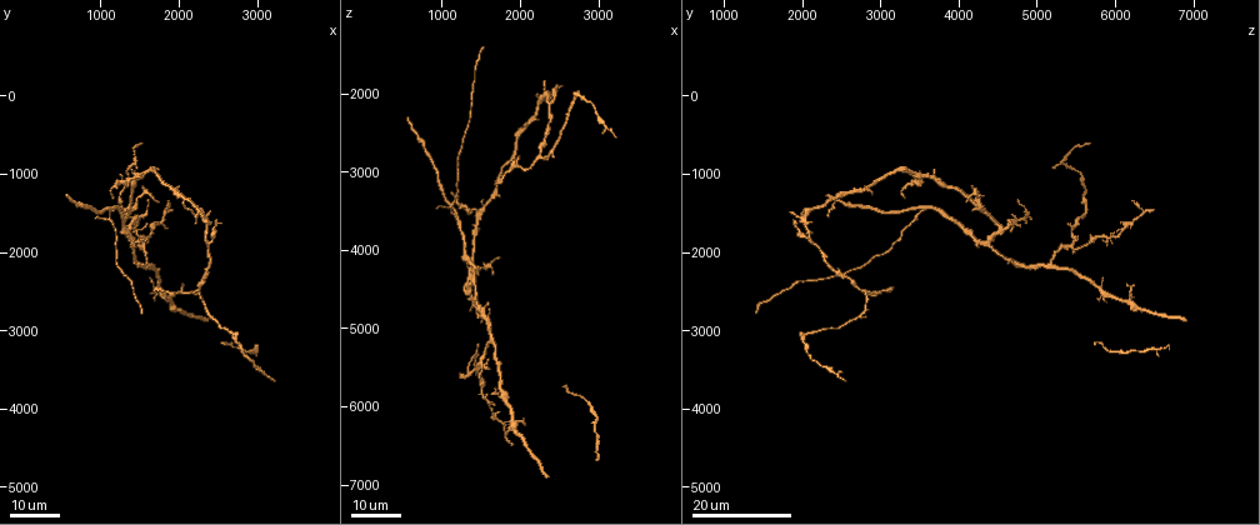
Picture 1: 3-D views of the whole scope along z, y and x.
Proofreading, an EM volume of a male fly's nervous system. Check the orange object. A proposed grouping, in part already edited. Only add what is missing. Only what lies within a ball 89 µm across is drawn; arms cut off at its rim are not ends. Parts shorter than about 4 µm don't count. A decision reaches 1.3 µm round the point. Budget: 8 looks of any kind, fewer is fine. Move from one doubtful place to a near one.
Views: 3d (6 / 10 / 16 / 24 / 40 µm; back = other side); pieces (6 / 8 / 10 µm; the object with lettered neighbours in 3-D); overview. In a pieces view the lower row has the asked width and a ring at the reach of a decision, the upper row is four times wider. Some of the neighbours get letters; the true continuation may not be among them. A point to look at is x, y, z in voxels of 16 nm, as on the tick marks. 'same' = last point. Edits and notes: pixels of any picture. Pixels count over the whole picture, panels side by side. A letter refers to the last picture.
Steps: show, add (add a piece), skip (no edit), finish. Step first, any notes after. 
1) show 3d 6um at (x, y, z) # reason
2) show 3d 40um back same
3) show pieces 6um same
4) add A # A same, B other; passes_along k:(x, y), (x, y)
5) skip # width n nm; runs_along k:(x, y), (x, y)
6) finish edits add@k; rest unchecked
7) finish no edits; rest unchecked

show 3d 24um at (2600, 3200, 5750) # end of a long branch

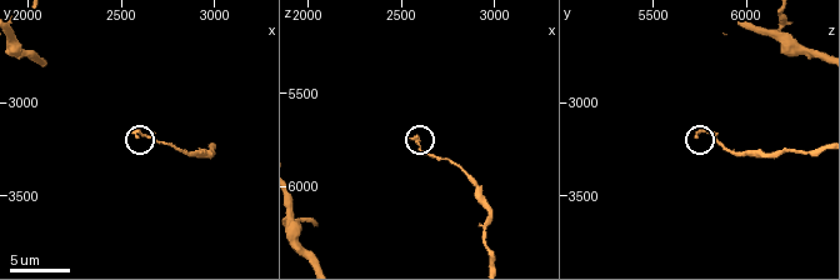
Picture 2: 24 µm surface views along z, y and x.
show pieces 6um at (2600, 3160, 5720) # see the neighbours

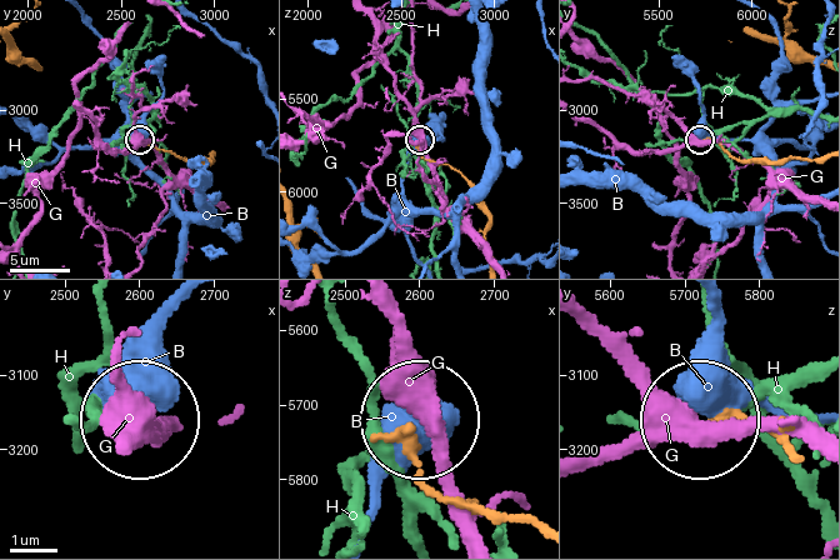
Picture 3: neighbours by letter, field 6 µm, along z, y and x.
skip # B other, G other, H other; runs_along 3:(531, 525), (484, 518), (436, 485), (408, 429); none of them fits

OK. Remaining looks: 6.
show 3d 16um at (3200, 3600, 2600) # end of a long branch

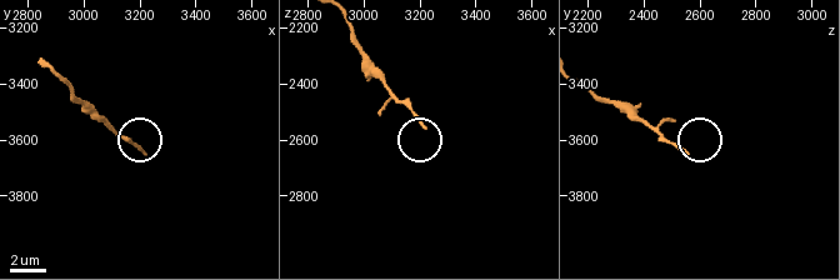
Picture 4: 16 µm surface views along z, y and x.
show pieces 8um at (3220, 3650, 2550)

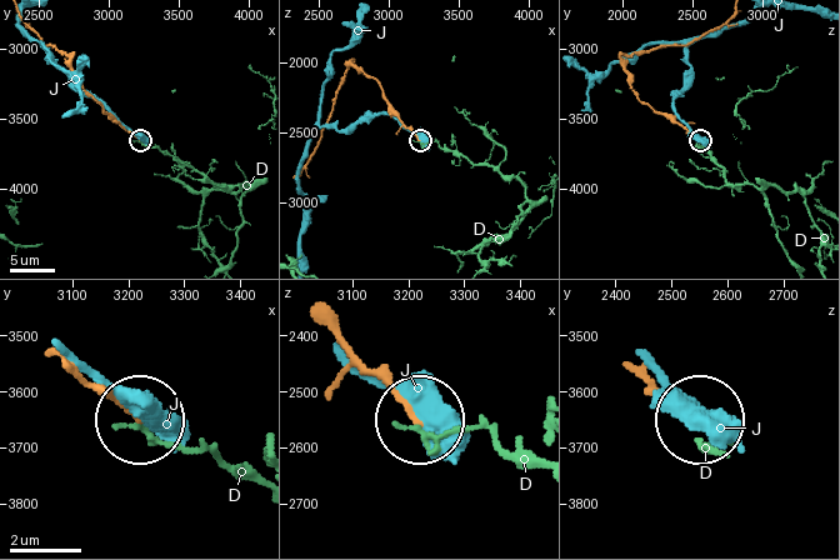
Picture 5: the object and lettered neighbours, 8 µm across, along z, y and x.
skip # D other, J other; runs_along 5:(344, 344), (413, 413); none of them fits

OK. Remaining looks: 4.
show 3d 24um at (1700, 2500, 3150) # free end

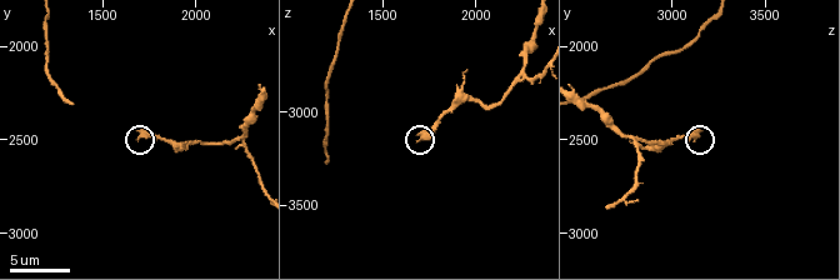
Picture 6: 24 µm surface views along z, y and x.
show pieces 10um at (1680, 2460, 3140)

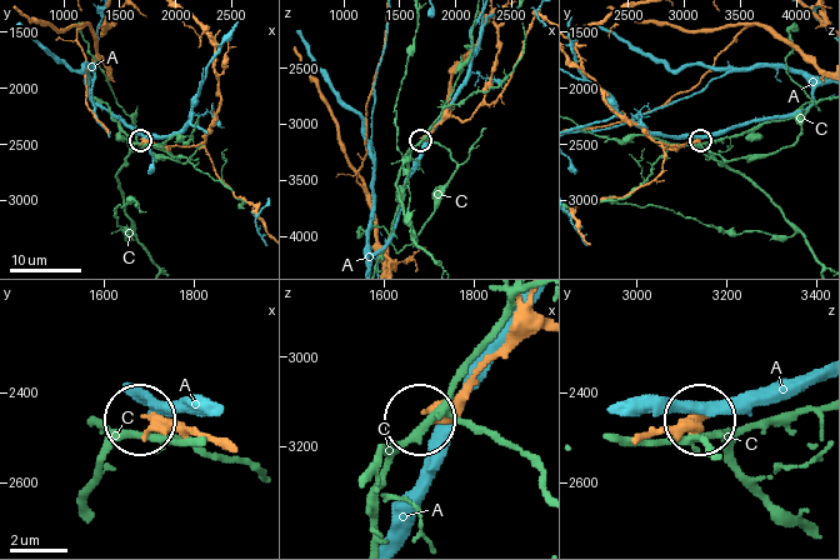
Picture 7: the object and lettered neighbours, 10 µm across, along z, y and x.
skip # width 220 nm; A other, C other; runs_along 7:(218, 445), (141, 414); none of them fits

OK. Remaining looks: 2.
show 3d 24um at (1600, 1800, 5500) # tapers out

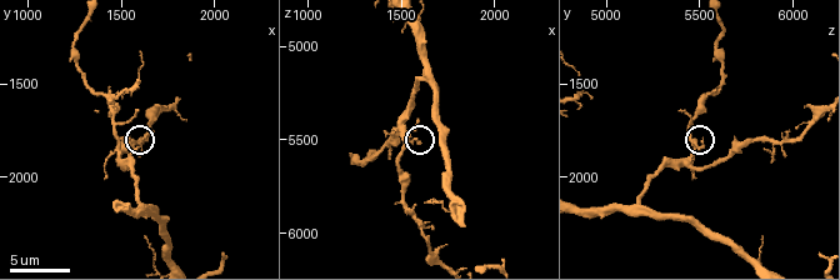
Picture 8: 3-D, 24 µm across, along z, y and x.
show pieces 8um at (1600, 1820, 5520)

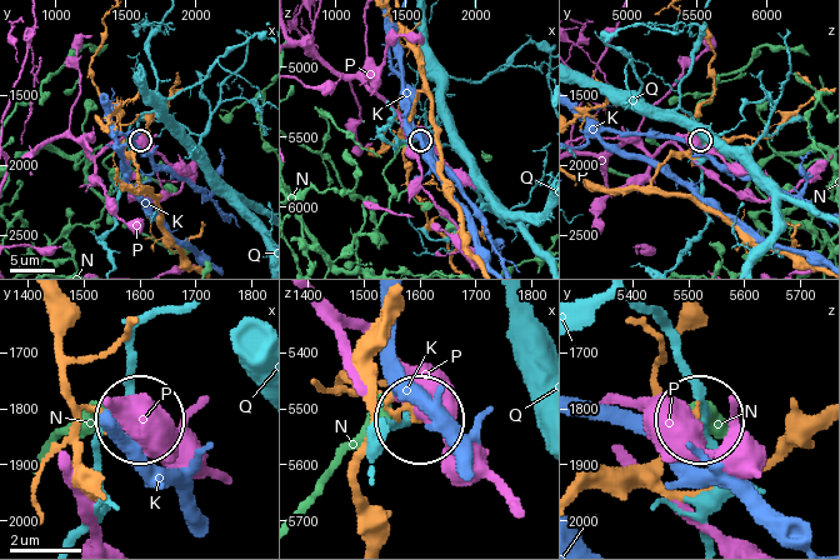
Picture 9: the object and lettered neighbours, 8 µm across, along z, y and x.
skip # K other, N other, P other, Q other; no lettered piece goes on from it

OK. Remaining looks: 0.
finish no edits; rest unchecked

